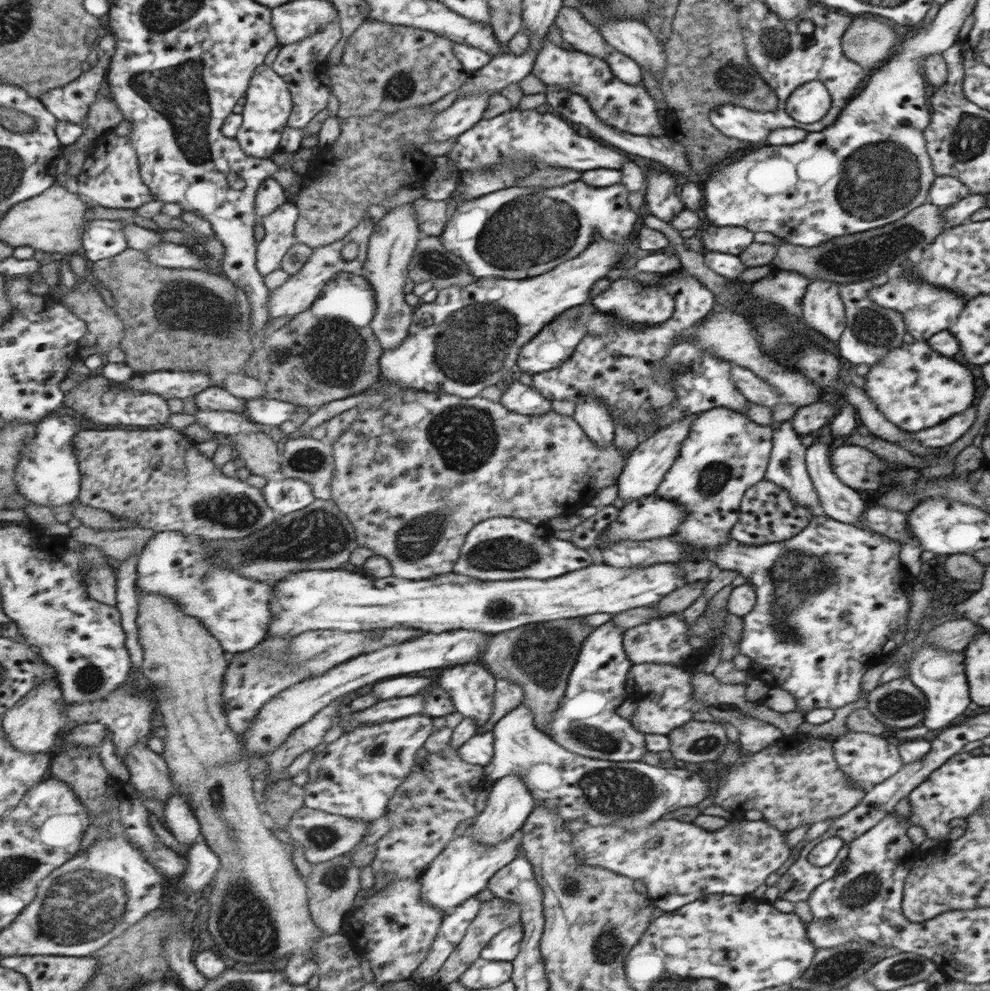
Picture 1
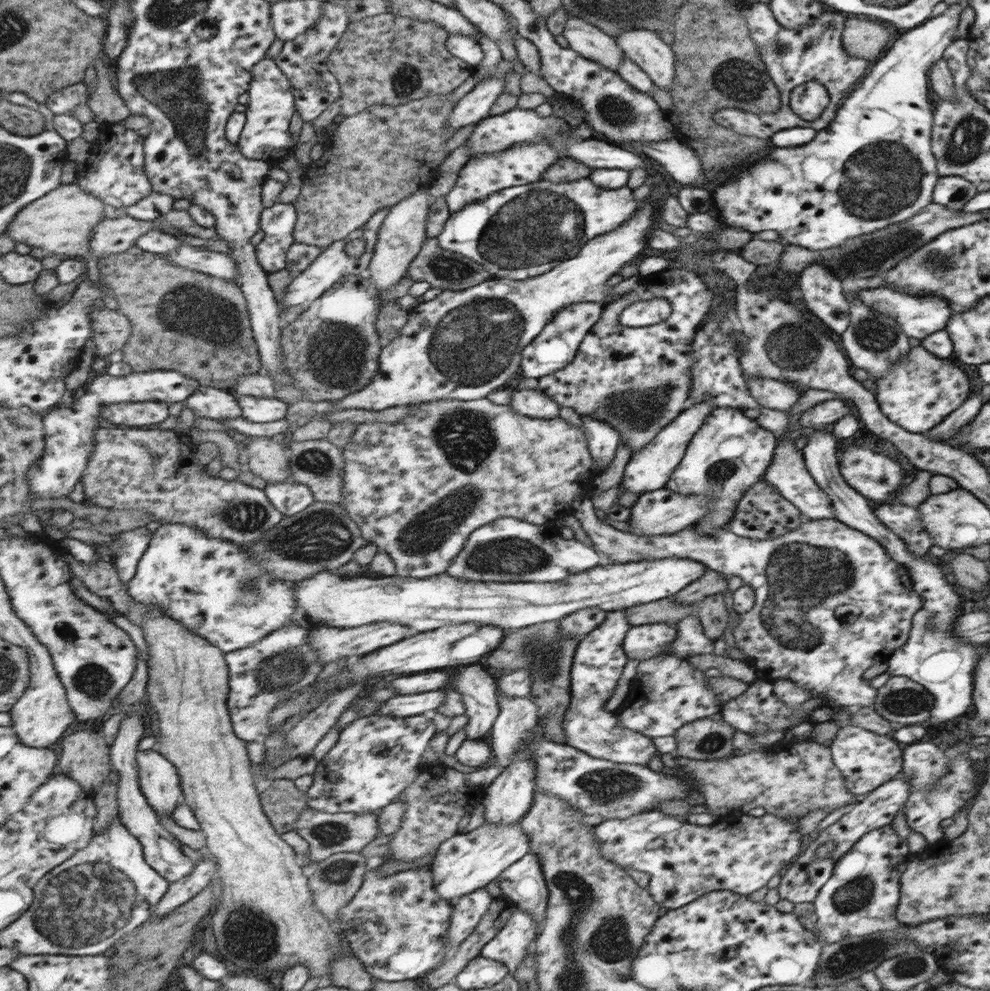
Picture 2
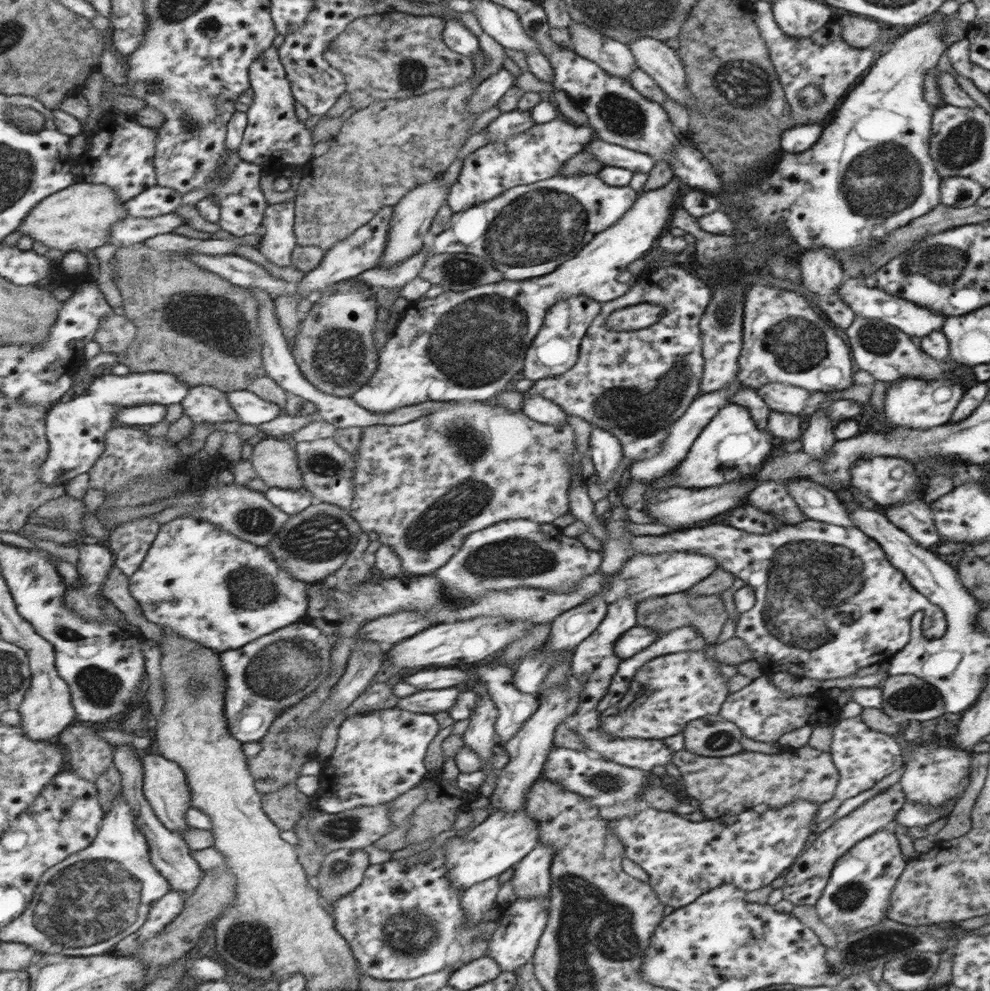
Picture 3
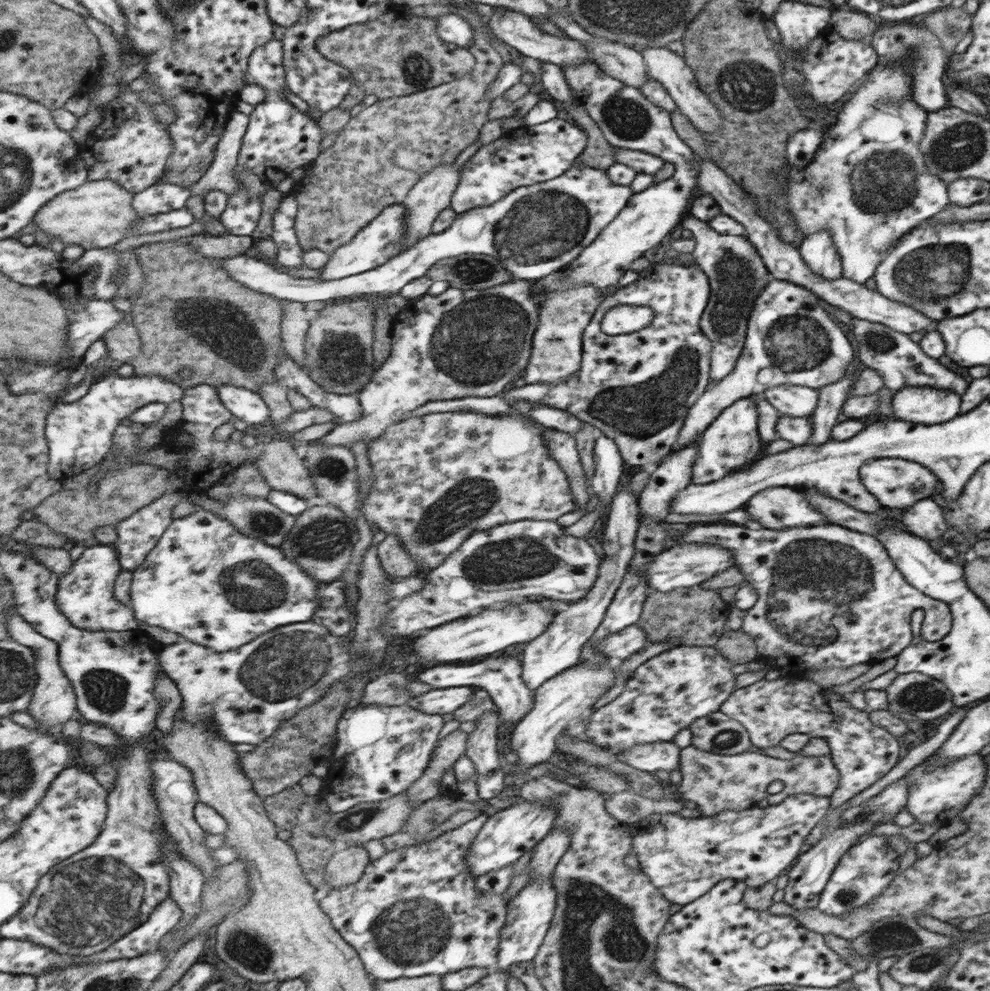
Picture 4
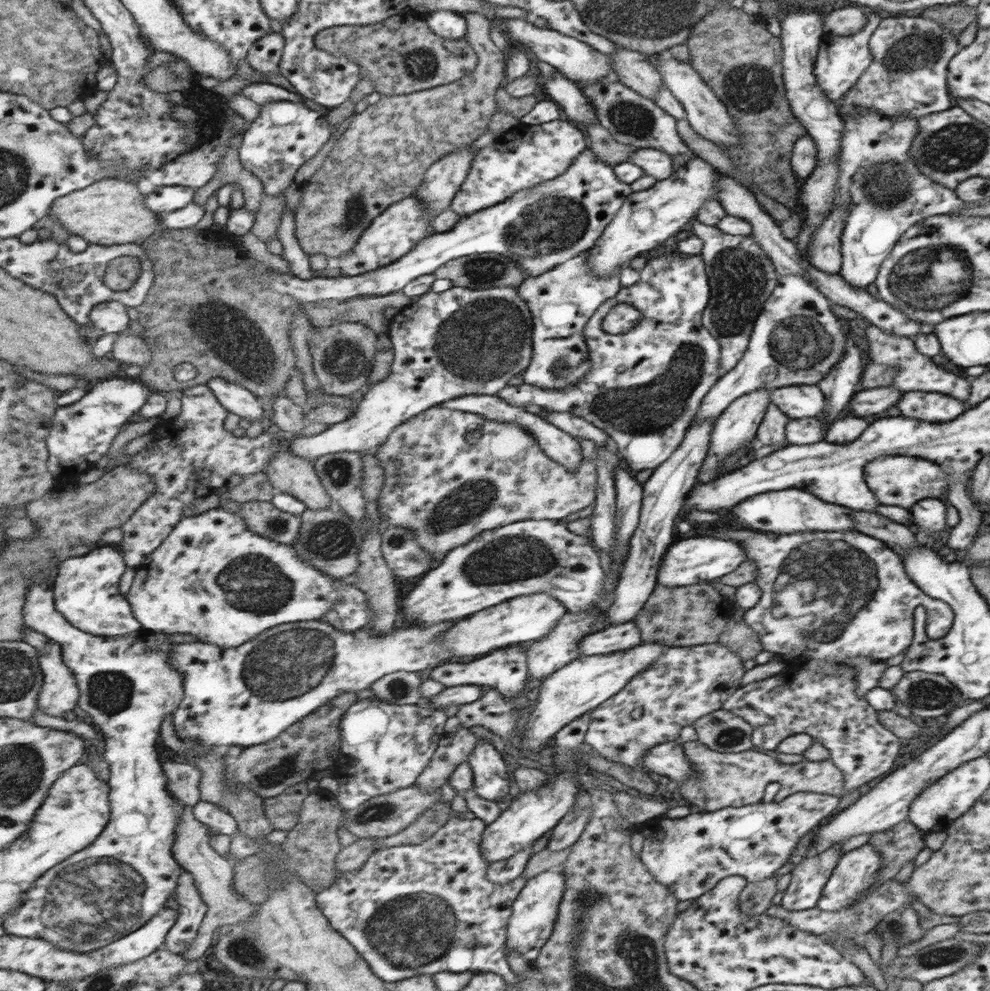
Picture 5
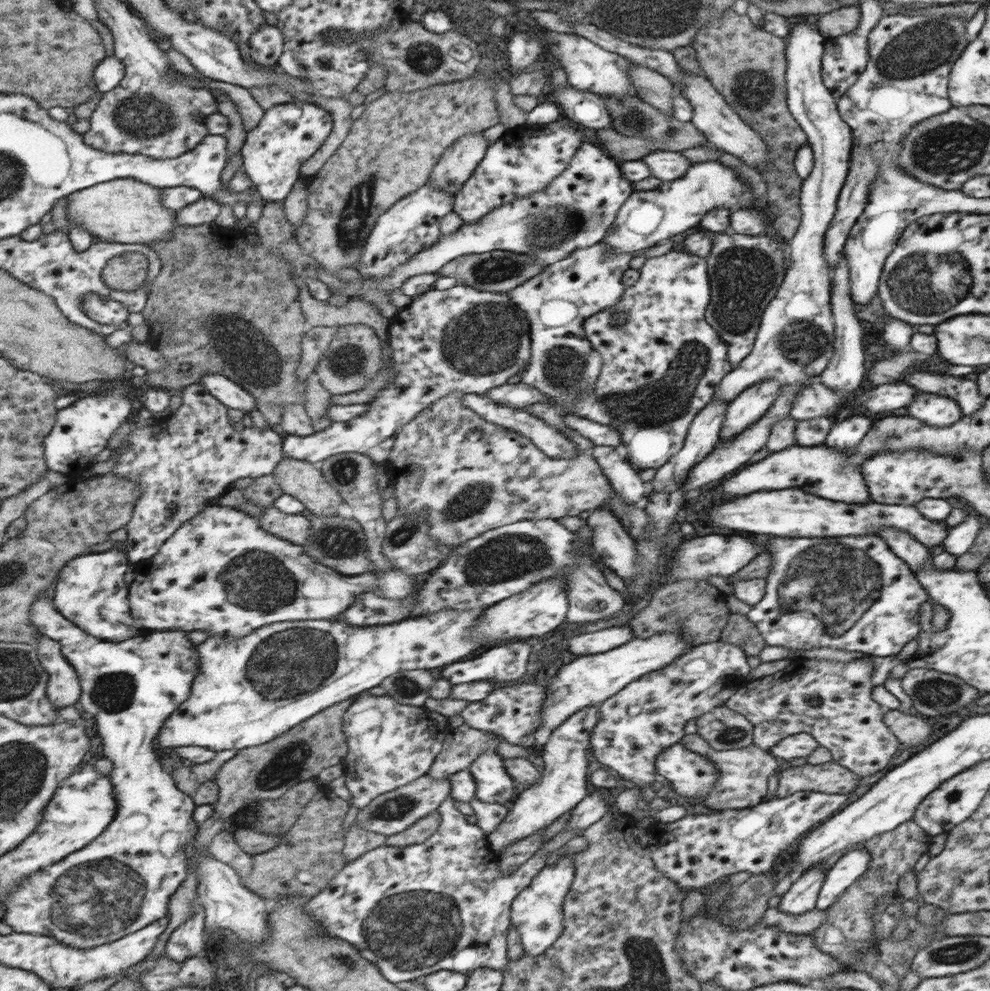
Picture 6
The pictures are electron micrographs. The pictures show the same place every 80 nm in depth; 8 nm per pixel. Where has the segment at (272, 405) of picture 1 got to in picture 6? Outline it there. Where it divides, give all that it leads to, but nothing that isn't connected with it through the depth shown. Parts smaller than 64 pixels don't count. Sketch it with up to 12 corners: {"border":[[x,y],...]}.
{"border":[[221,374],[202,382],[228,408],[248,414],[258,404],[254,394]]}

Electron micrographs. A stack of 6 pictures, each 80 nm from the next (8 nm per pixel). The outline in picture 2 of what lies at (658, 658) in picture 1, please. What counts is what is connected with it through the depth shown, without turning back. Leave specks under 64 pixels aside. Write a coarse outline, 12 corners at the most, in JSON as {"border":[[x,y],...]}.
{"border":[[676,624],[630,625],[627,657],[645,661],[668,654]]}

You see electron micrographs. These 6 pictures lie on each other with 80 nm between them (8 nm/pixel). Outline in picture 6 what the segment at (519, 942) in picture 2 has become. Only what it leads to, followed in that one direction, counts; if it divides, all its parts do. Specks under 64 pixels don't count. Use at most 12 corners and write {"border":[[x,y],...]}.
{"border":[[576,853],[539,869],[511,905],[527,956],[562,933]]}

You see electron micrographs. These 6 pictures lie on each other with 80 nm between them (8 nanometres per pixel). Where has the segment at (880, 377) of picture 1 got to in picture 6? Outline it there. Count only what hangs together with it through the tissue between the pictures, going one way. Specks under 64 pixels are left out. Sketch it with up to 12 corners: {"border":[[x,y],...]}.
{"border":[[918,394],[906,408],[910,417],[944,427],[961,420],[954,399]]}

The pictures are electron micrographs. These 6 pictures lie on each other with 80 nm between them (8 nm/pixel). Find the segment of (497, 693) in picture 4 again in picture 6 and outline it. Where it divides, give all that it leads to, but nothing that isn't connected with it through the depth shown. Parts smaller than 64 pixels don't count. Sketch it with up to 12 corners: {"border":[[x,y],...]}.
{"border":[[511,641],[437,668],[452,685],[517,682],[531,648]]}

